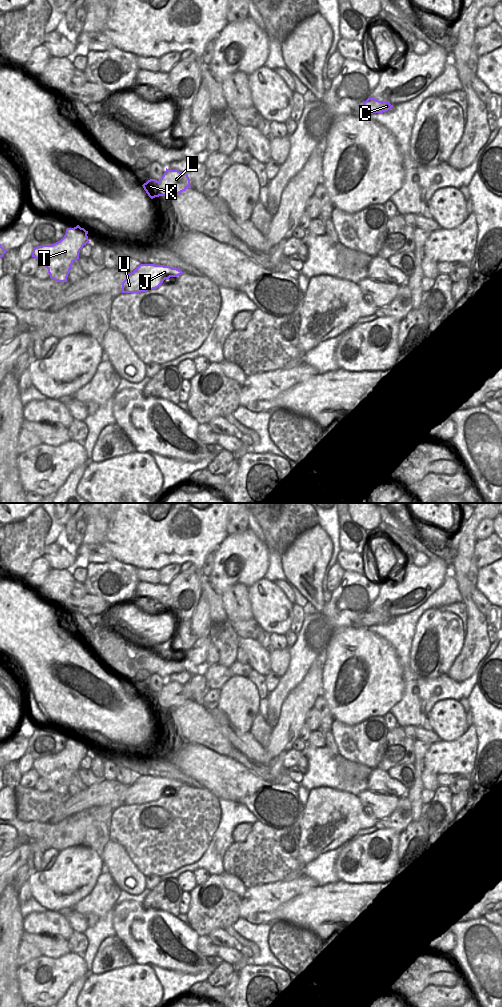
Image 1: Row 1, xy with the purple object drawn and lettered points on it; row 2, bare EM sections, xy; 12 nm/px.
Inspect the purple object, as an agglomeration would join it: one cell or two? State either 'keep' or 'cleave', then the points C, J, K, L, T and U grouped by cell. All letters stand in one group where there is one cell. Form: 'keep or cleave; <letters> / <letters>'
cleave; C J U / K L T

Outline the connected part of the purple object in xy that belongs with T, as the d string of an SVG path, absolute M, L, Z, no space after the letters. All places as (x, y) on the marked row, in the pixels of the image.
M77 225L67 228L64 237L52 244L37 246L32 251L39 265L48 269L50 278L57 282L67 282L71 265L79 259L79 252L89 243L88 231Z

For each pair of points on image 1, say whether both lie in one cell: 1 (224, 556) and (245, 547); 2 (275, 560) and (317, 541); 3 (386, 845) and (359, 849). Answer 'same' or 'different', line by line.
1: same
2: different
3: same

